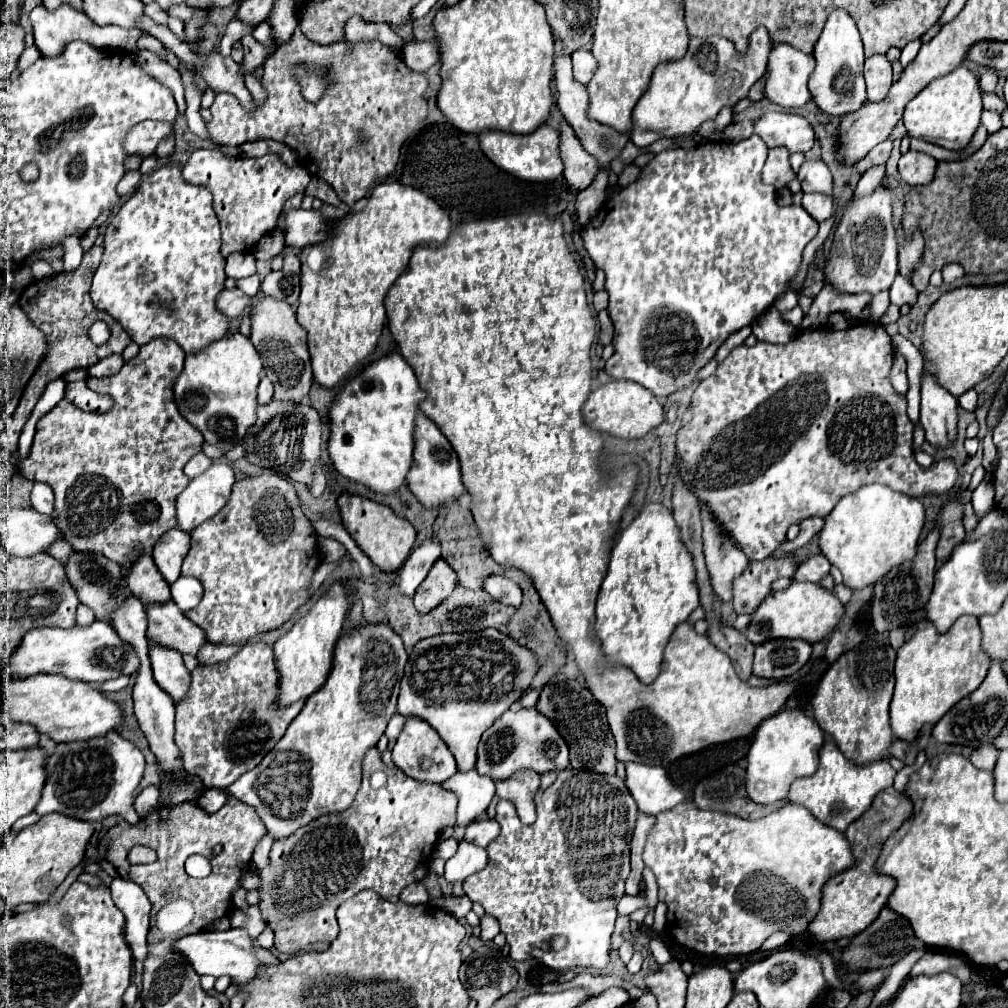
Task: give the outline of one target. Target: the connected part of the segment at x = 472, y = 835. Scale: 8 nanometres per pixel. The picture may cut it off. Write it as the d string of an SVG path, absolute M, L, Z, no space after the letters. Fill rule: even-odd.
M482 818L482 820L474 820L474 824L466 826L464 840L468 840L470 844L476 844L480 848L486 848L498 834L500 834L498 822L490 820L490 818Z

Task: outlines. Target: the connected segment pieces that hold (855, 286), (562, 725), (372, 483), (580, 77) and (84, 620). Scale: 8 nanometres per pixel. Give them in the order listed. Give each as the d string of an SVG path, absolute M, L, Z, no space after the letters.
M878 186L868 198L850 200L834 234L834 248L824 268L826 282L848 294L878 294L892 286L892 280L898 274L898 252L890 228L890 216L890 192L886 192L886 188L882 186Z
M554 674L542 688L536 702L536 710L544 714L570 746L570 764L576 770L592 770L598 774L616 774L616 742L608 728L606 712L600 702L594 700L582 680L568 678L566 674Z
M394 352L348 380L330 408L328 452L336 470L378 494L394 494L406 482L412 466L416 414L424 392L418 386L414 370Z
M576 50L572 54L572 64L574 64L574 78L580 84L588 84L592 80L592 76L594 76L596 68L598 68L596 58L588 50Z
M78 606L78 610L76 610L76 624L80 624L80 626L88 626L88 624L92 624L94 622L94 612L90 612L90 608L86 608L86 606Z

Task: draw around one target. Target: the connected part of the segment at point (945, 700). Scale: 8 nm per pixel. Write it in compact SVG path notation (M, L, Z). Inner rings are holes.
M962 616L946 634L940 634L936 626L928 622L904 642L895 660L894 698L890 704L890 722L896 738L914 742L924 724L936 724L954 704L982 684L990 658L982 652L980 638L978 618Z

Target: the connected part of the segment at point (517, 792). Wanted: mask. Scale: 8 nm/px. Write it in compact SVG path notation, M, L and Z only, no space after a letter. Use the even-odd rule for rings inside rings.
M520 770L512 778L496 782L496 796L510 800L516 806L516 812L524 824L536 820L534 794L540 786L540 776L530 770Z

